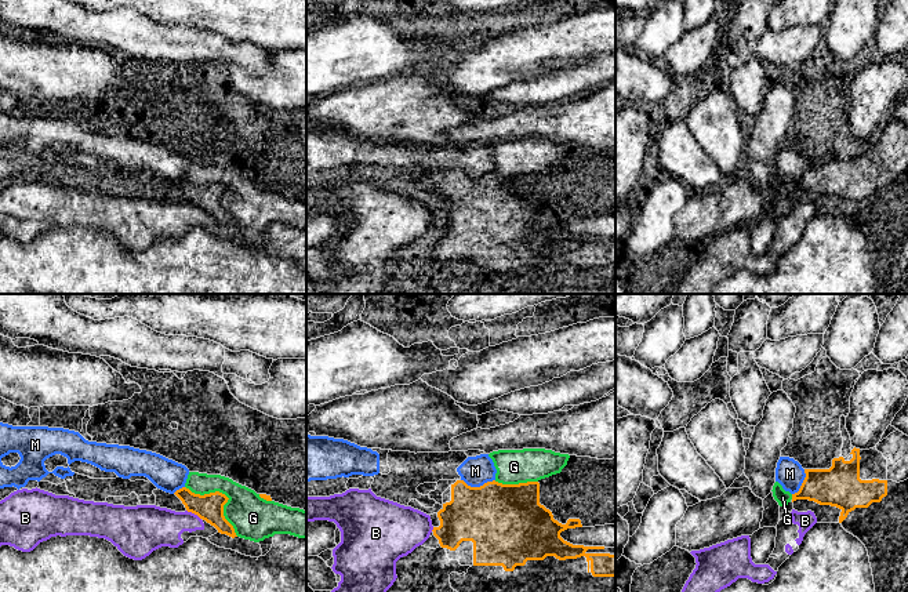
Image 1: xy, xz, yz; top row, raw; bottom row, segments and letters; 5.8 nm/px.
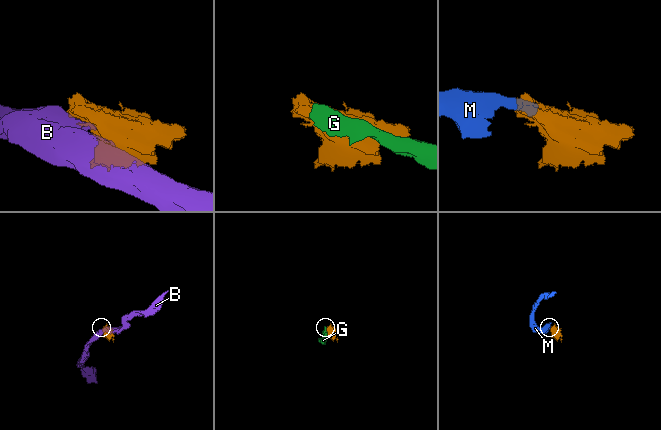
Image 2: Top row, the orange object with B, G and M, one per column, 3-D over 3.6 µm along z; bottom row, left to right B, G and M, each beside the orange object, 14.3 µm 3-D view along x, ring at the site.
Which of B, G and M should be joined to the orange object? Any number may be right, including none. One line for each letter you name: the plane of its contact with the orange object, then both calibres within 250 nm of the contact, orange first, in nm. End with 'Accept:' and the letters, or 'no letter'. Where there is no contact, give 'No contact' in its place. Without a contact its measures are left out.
Accept: no letter

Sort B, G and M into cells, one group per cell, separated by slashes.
B / G M

